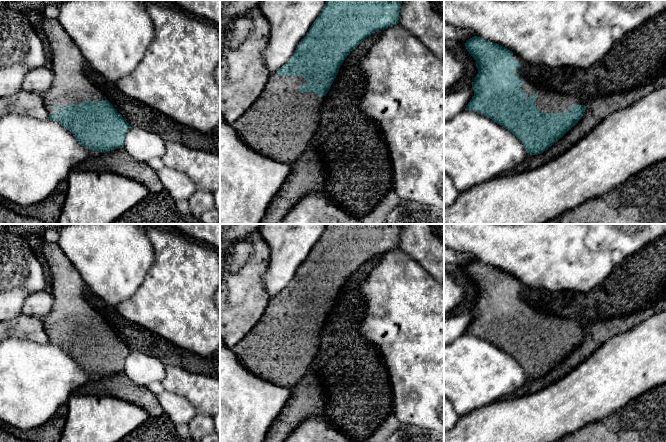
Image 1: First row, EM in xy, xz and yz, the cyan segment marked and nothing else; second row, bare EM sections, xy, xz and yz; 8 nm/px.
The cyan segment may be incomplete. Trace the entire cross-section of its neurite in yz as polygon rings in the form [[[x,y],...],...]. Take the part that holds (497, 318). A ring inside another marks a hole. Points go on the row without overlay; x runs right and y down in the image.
[[[474,260],[466,265],[466,273],[476,285],[478,297],[472,308],[474,320],[465,334],[474,335],[492,343],[497,348],[510,354],[524,369],[528,378],[538,379],[546,375],[583,340],[587,328],[576,319],[562,318],[531,307],[520,295],[524,285],[509,273],[480,261]]]

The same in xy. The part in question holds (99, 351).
[[[44,241],[42,250],[49,277],[49,290],[54,298],[50,314],[42,320],[49,343],[59,346],[76,361],[79,368],[89,374],[104,377],[124,372],[125,359],[131,350],[84,298],[83,291],[87,286],[77,269],[58,244]]]

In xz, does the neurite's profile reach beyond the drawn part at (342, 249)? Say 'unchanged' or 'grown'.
grown

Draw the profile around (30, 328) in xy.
[[[24,314],[6,322],[0,322],[0,342],[8,337],[22,338],[38,344],[49,342],[43,321],[37,317]]]

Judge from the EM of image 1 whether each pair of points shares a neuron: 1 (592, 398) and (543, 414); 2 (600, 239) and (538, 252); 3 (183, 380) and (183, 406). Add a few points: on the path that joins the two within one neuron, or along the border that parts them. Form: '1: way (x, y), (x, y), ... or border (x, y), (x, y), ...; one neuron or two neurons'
1: way (580, 398), (555, 411); one neuron
2: border (585, 235), (585, 244), (590, 249), (608, 251); two neurons
3: border (164, 389), (184, 397), (197, 413); two neurons

